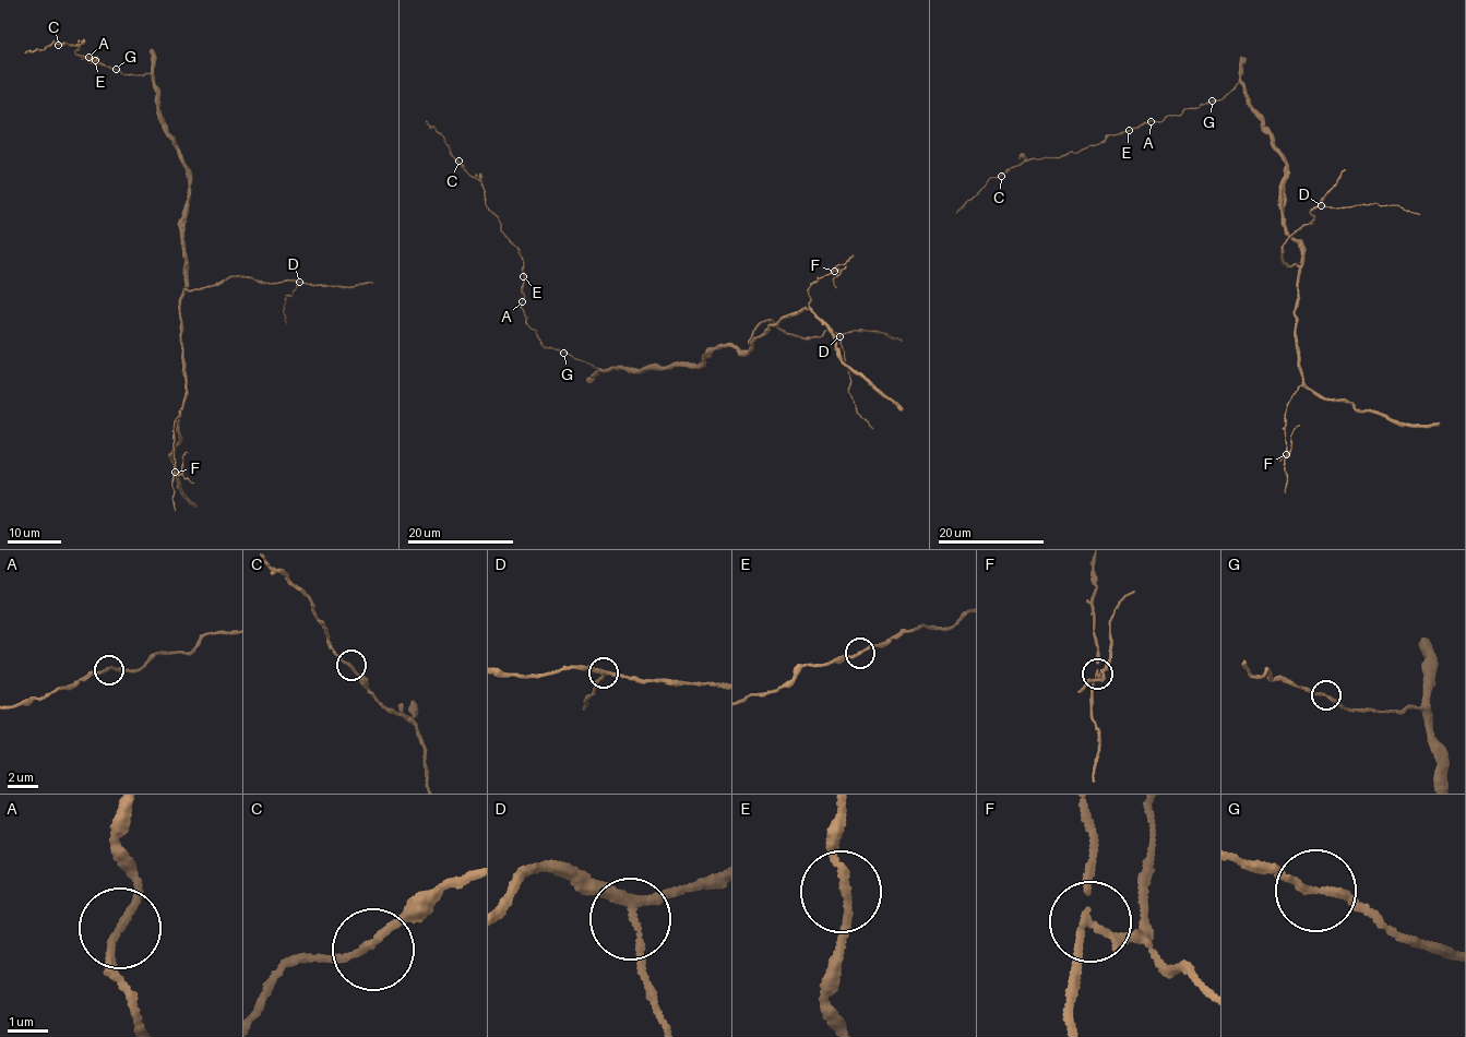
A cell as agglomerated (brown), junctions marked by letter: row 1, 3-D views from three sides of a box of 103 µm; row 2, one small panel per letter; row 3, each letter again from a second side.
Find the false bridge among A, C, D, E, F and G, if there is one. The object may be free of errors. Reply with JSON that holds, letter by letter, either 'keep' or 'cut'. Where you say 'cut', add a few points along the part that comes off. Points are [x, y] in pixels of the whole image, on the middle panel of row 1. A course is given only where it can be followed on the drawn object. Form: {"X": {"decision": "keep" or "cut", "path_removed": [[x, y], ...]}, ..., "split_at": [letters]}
{"A": {"decision": "keep"}, "C": {"decision": "keep"}, "D": {"decision": "keep"}, "E": {"decision": "keep"}, "F": {"decision": "cut", "path_removed": [[834, 271], [839, 272], [833, 279], [836, 287]]}, "G": {"decision": "keep"}, "split_at": ["F"]}

